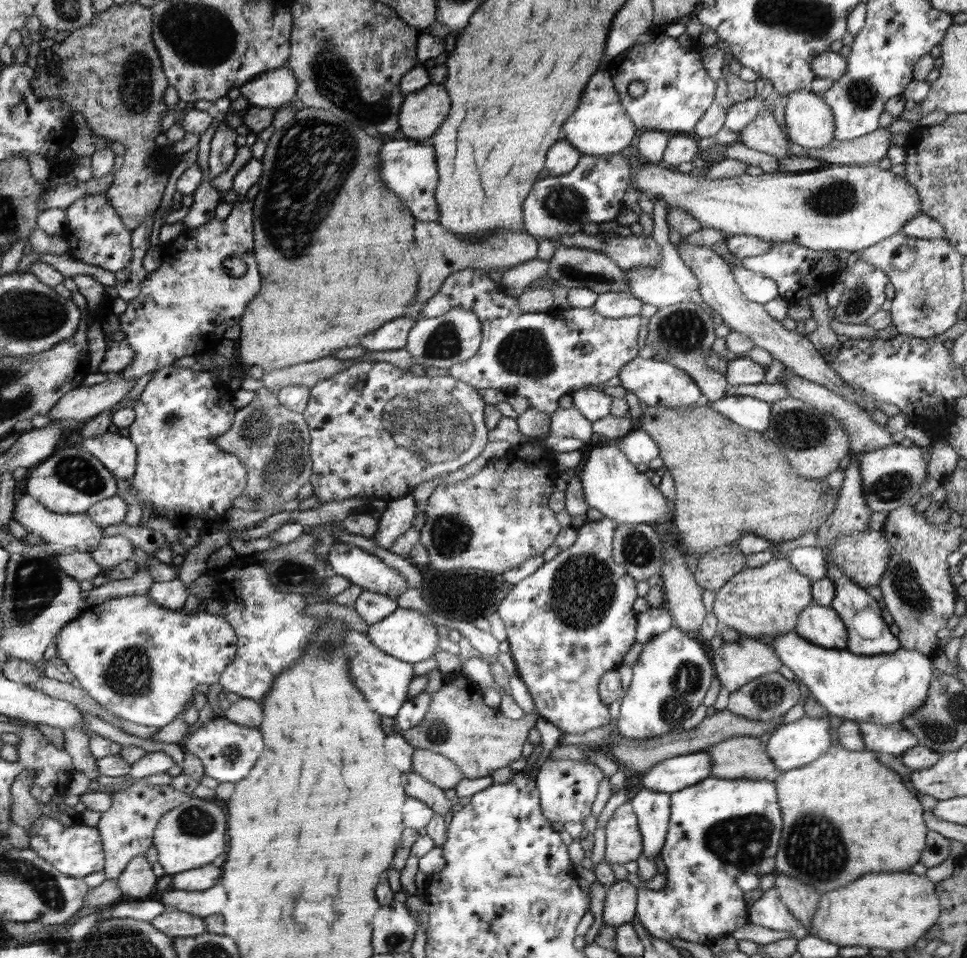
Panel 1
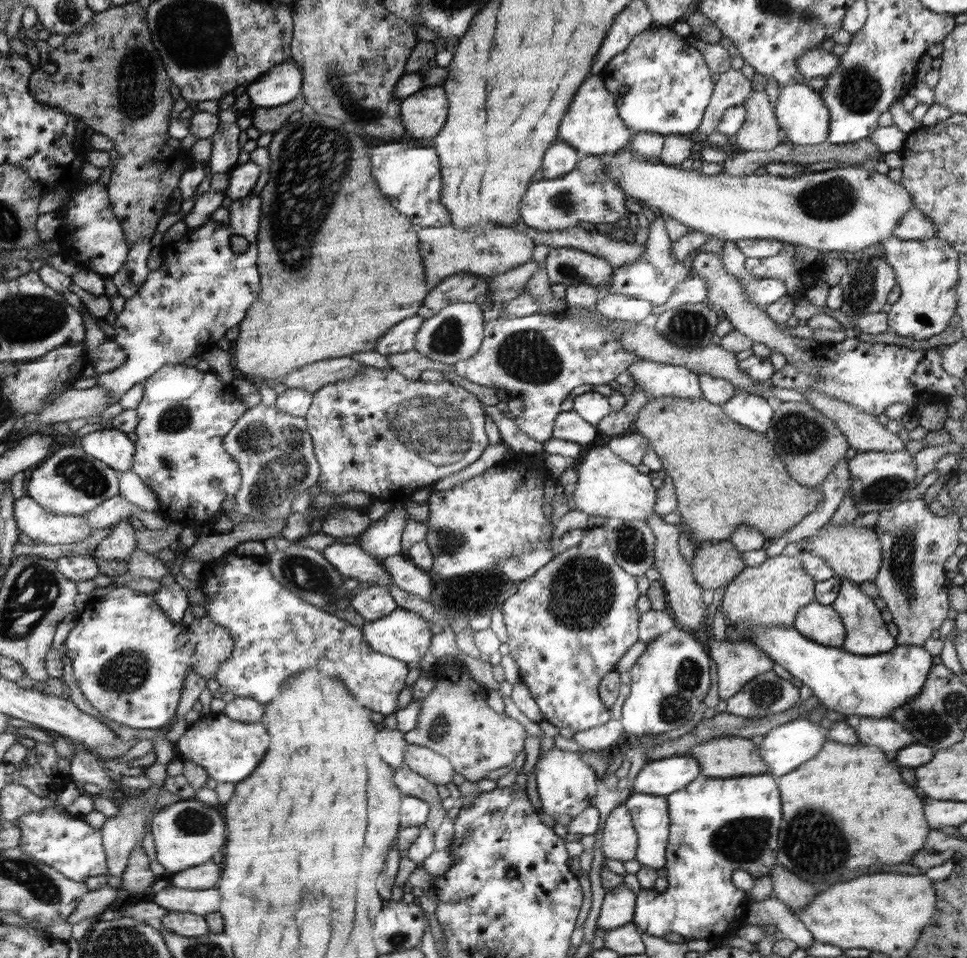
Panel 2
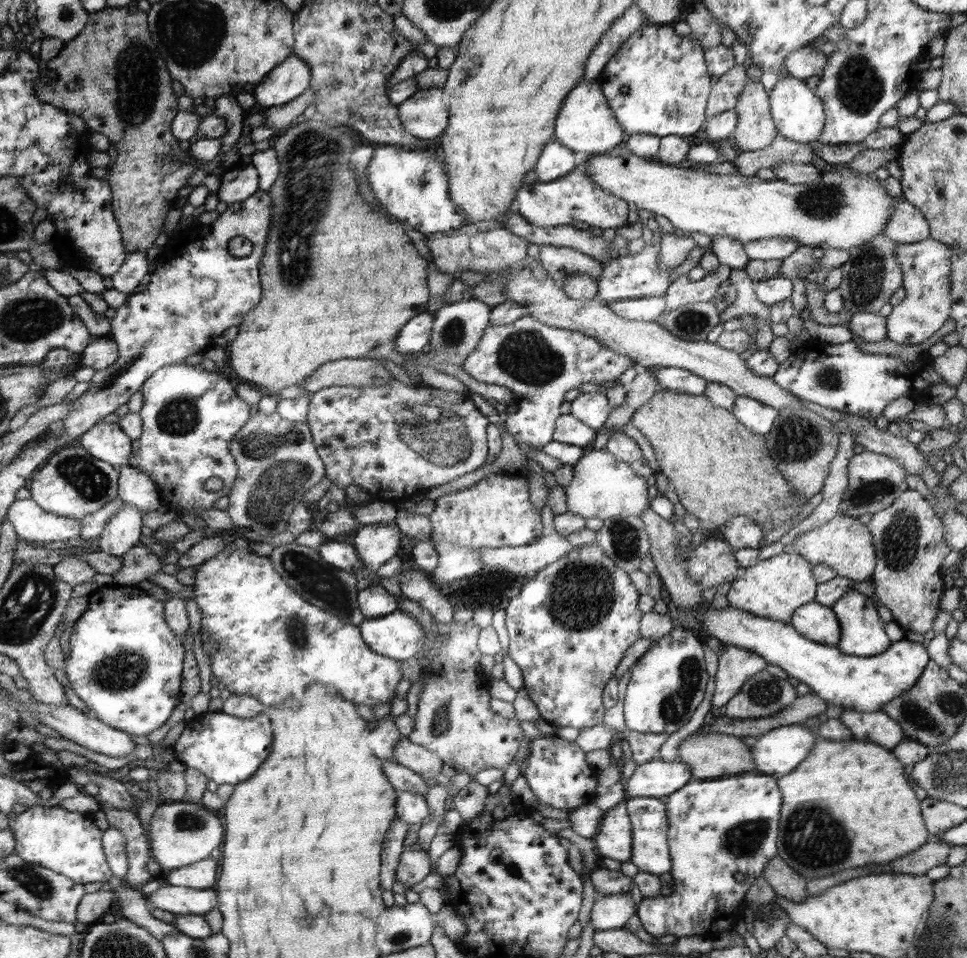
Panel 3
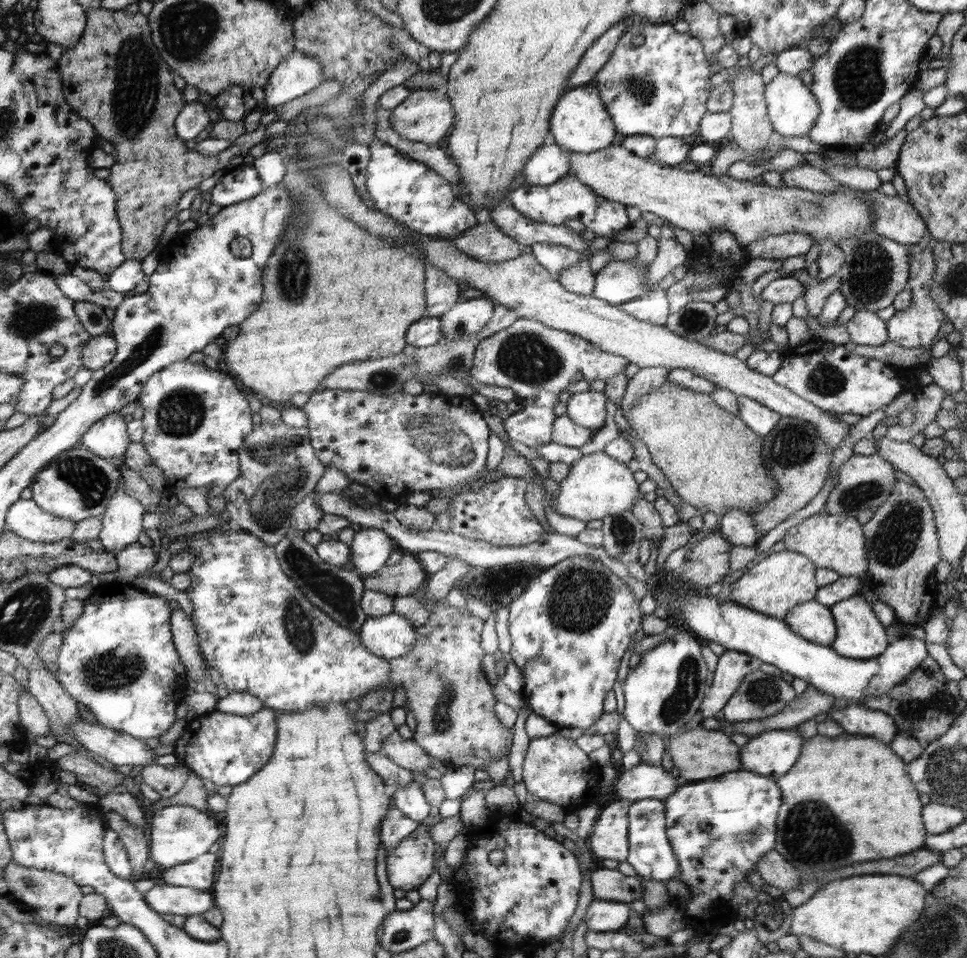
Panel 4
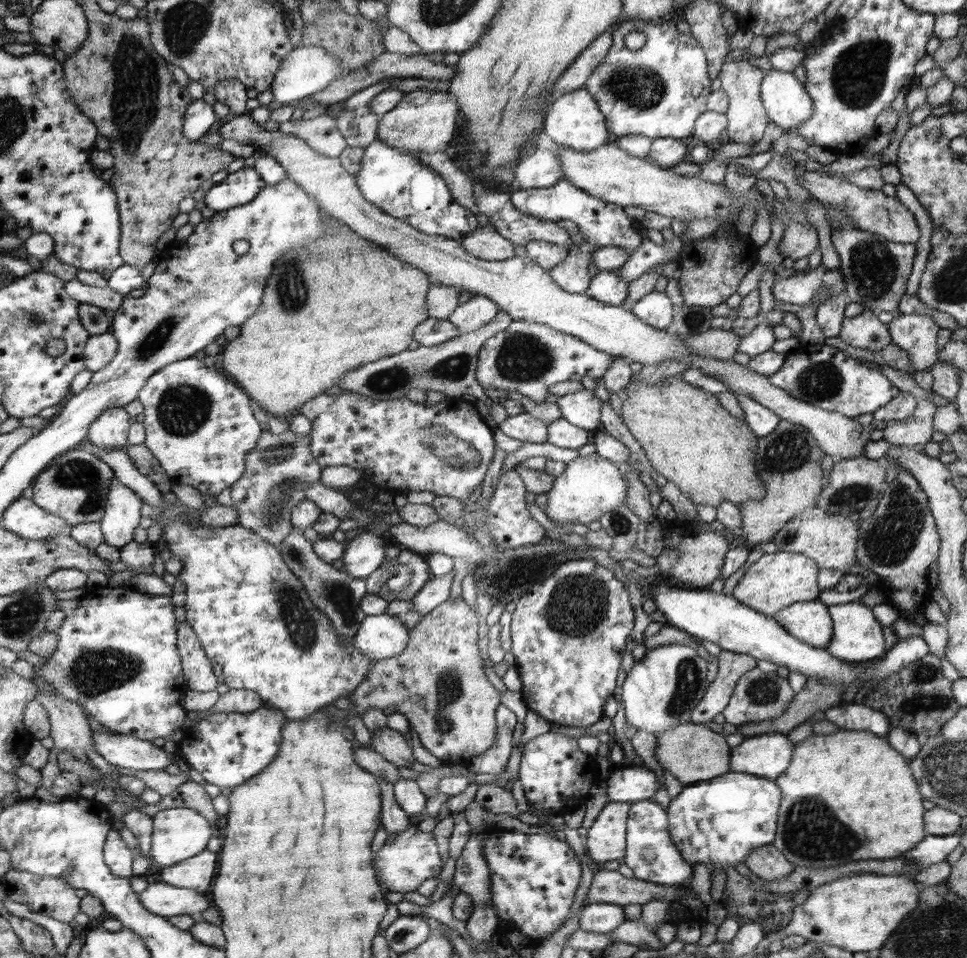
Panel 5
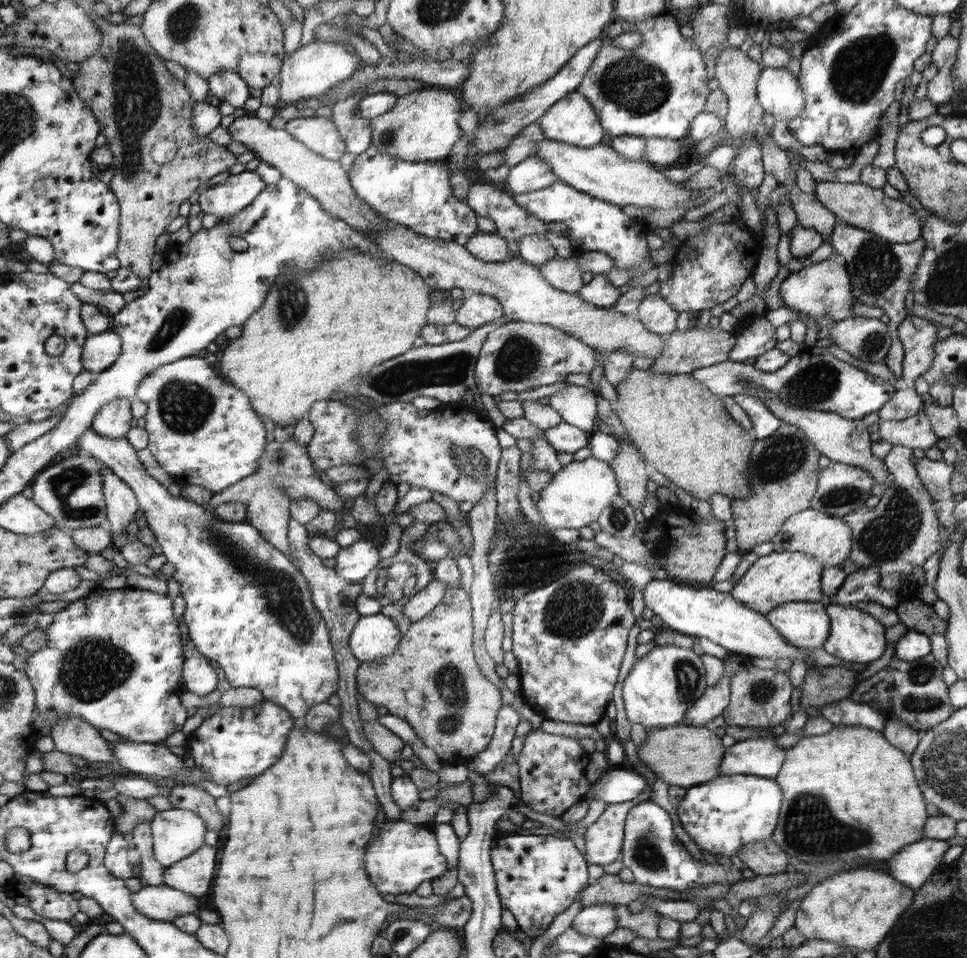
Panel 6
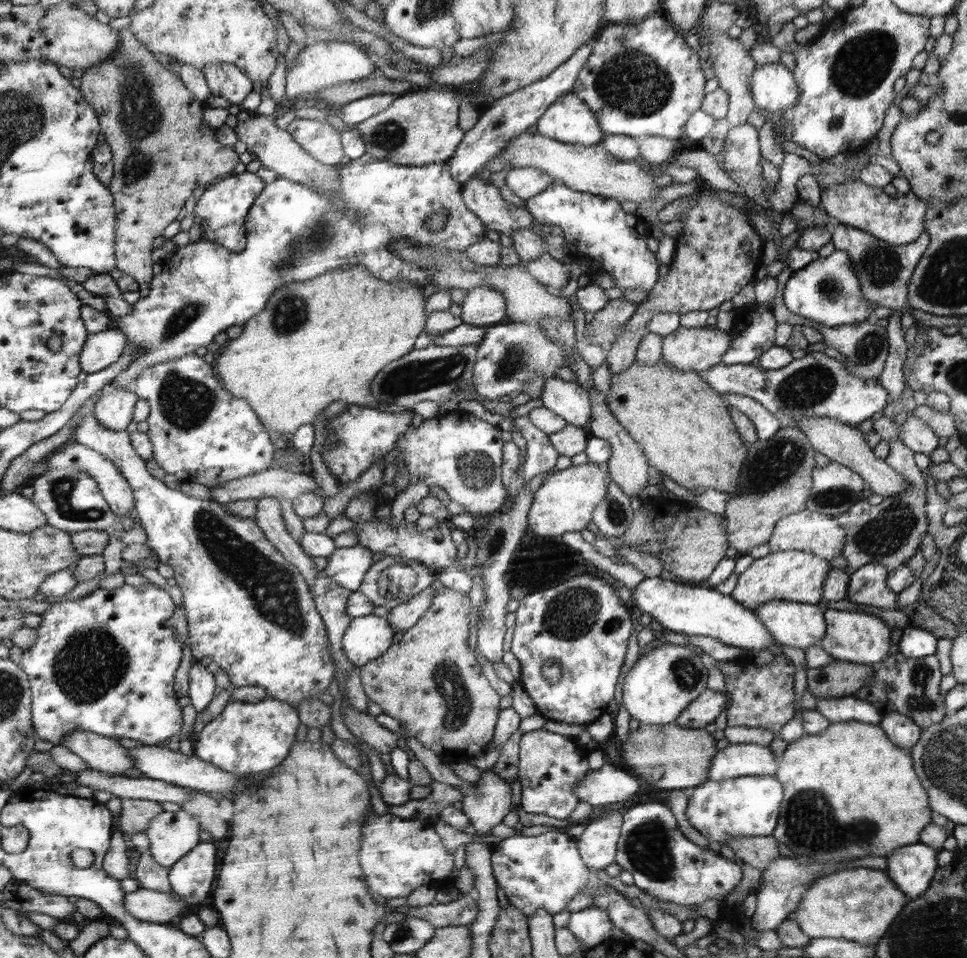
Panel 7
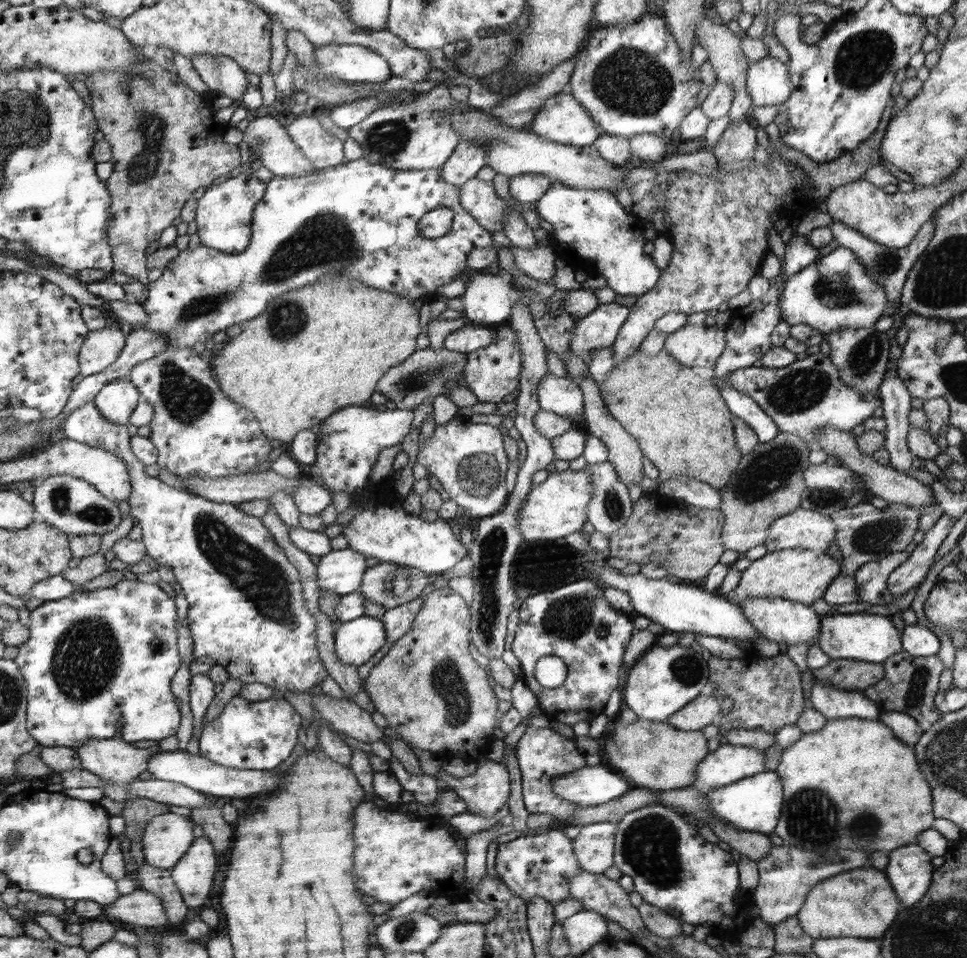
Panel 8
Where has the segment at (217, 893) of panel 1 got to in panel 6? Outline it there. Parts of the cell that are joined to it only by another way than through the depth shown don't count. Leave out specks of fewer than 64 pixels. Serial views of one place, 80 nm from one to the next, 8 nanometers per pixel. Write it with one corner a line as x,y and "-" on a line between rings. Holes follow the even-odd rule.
144,885
133,893
134,906
152,919
171,921
183,914
197,915
202,904
187,892
162,885

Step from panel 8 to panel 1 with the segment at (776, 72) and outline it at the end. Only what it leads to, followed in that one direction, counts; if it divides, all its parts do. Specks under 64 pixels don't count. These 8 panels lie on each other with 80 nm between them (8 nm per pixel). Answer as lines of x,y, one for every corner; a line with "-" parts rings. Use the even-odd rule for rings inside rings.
799,89
783,98
786,131
794,144
822,149
834,140
834,116
820,95

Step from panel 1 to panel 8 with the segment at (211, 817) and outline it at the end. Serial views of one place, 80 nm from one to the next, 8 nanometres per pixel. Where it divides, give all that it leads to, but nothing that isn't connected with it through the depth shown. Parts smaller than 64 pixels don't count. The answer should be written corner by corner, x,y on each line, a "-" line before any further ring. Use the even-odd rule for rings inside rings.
180,814
155,815
143,832
145,862
161,869
172,869
193,846
194,824

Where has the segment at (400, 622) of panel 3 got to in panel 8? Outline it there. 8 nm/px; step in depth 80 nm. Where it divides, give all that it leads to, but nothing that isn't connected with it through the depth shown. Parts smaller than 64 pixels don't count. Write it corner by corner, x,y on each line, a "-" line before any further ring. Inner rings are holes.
366,615
341,623
334,636
340,662
353,668
366,664
387,642
385,623

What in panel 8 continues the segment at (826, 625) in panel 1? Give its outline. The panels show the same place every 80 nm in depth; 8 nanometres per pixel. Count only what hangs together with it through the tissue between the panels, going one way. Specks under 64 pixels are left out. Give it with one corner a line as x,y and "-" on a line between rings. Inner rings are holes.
754,598
746,599
744,603
738,605
742,607
742,612
751,620
751,623
757,628
759,634
762,633
772,642
784,642
784,644
802,644
817,640
821,634
822,622
818,614
806,606
805,603
793,602
789,599
776,598

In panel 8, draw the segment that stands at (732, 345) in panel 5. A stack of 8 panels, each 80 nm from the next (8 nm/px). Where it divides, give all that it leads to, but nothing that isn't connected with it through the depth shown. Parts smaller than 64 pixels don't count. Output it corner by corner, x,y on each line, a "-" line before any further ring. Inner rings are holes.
686,324
677,332
668,334
663,349
678,359
684,366
692,366
698,370
713,368
726,348
725,330
718,330
716,325

